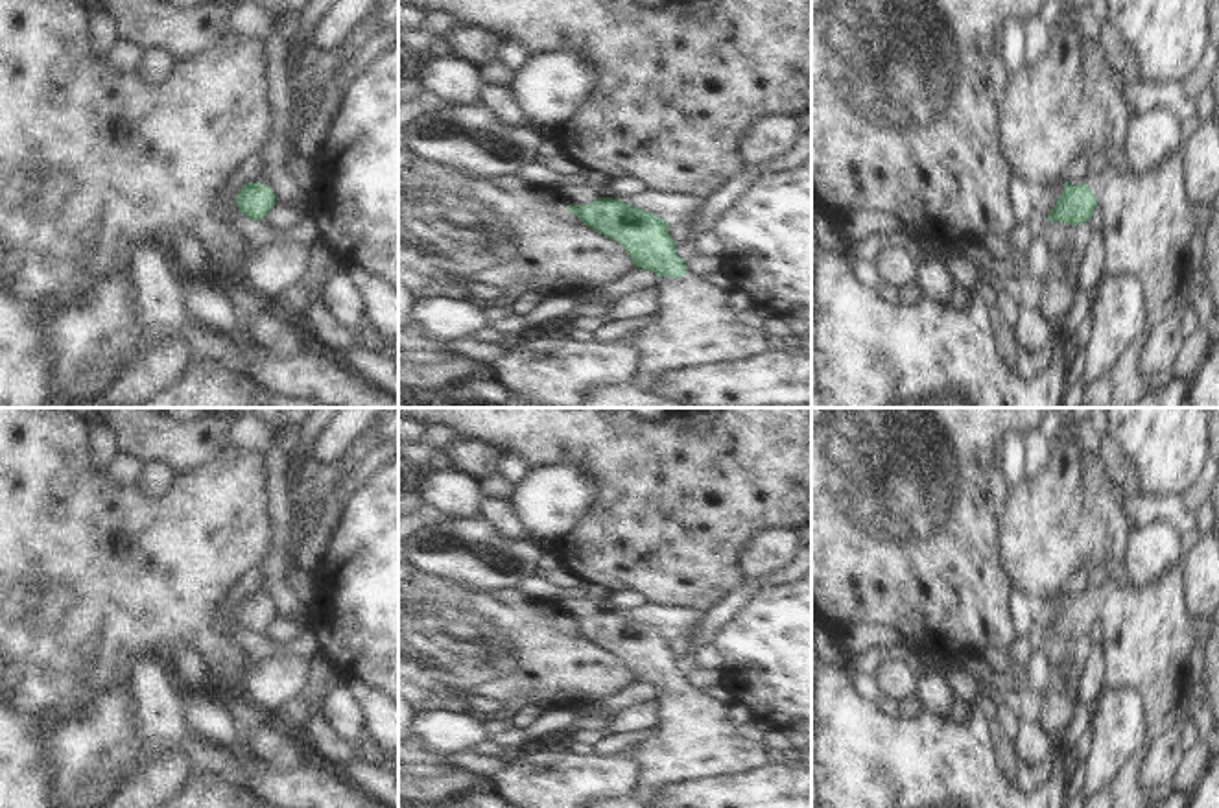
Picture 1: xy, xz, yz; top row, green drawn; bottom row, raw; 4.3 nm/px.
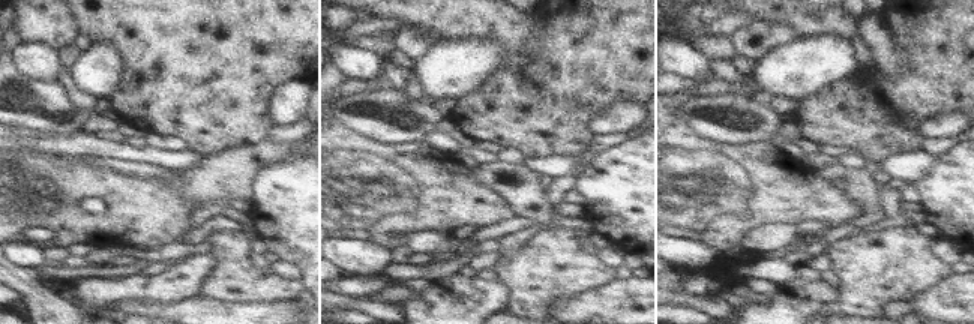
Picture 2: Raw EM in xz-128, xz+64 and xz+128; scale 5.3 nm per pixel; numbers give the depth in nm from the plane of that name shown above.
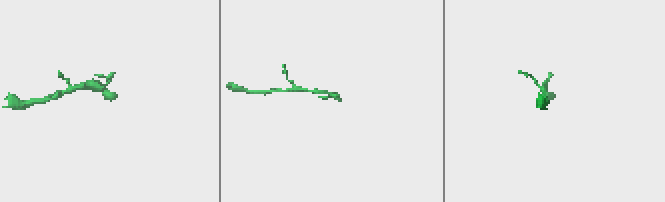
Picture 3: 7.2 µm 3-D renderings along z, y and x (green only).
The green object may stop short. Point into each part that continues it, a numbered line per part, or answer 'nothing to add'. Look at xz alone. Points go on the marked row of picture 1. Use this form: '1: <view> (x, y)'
1: xz (692, 325).

